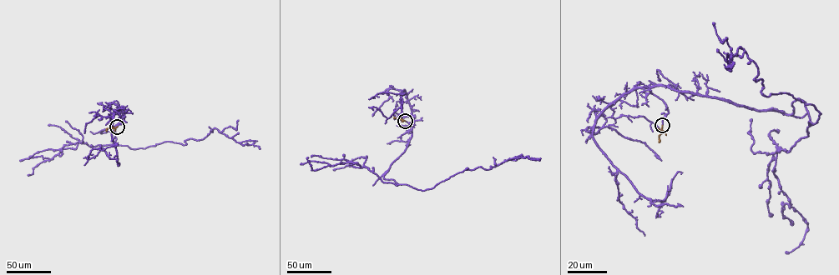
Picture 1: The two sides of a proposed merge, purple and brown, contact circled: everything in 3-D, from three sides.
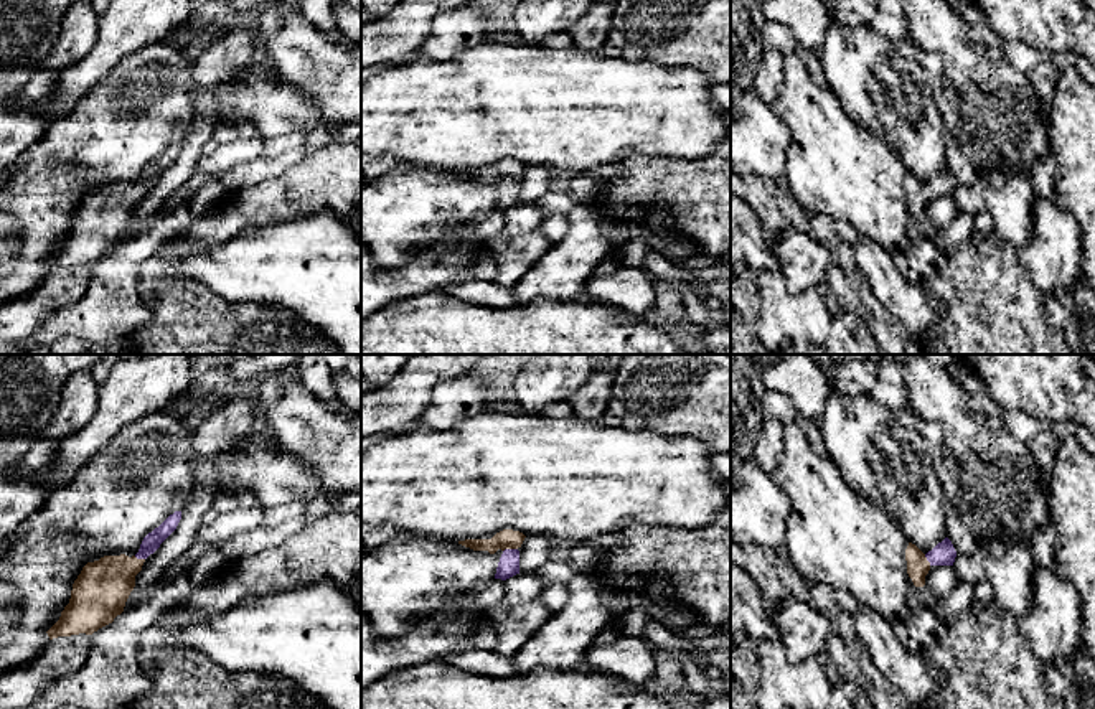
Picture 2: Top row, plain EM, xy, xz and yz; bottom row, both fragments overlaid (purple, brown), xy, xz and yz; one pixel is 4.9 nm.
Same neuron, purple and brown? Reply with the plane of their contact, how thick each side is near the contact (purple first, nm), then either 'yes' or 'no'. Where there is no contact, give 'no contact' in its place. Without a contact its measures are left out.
xz | 110/100 nm | yes

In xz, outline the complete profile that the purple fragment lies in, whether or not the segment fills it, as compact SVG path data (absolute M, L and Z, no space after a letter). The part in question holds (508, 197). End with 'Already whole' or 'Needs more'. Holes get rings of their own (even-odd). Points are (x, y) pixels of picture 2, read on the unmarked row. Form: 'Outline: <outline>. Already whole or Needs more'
Outline: M503 160L496 163L491 170L465 170L458 175L470 178L473 181L488 181L495 185L498 180L503 181L495 209L506 211L519 204L519 178L524 171L524 165L513 160Z. Needs more

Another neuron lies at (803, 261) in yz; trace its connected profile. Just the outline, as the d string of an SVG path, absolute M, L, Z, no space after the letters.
M787 228L772 239L778 270L788 292L801 293L810 289L825 289L834 259L818 237Z

